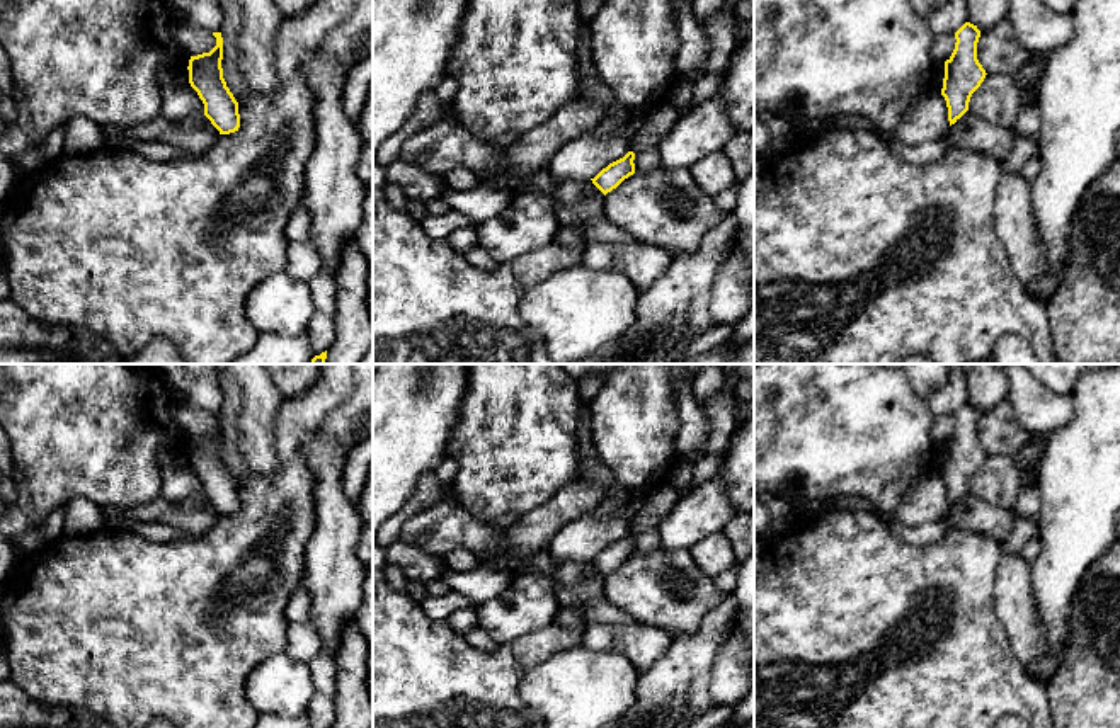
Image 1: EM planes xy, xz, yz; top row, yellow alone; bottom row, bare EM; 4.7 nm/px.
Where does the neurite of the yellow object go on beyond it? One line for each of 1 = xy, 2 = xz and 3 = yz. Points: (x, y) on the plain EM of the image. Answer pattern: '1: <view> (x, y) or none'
1: none
2: none
3: none

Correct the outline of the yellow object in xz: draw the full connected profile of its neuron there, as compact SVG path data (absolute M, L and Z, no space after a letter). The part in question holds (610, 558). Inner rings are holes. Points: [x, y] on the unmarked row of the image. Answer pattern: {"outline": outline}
{"outline": "M628 532L623 539L609 544L592 561L592 565L606 577L616 570L625 560L635 555L635 534Z"}

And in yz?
{"outline": "M965 403L955 413L955 430L945 442L941 476L946 481L950 507L969 492L972 475L980 468L987 456L977 441L979 418L980 412L977 407Z"}

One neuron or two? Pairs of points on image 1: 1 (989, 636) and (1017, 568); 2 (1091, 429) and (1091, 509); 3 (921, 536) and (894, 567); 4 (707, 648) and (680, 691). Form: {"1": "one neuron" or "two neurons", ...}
{"1": "two neurons", "2": "one neuron", "3": "two neurons", "4": "one neuron"}

